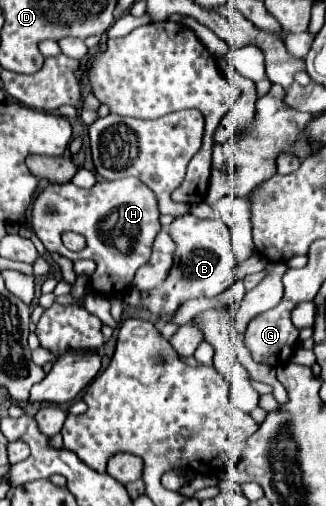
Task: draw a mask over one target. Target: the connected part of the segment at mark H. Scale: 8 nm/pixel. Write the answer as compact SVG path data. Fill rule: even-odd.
M121 178L121 180L101 180L97 182L91 190L83 190L77 188L75 184L49 184L45 188L39 190L39 194L33 200L31 206L31 226L35 230L35 234L39 236L39 240L43 242L43 246L53 254L61 254L69 260L79 260L79 258L91 258L95 260L97 268L89 278L89 290L93 294L101 294L103 298L125 298L133 286L133 278L135 272L145 266L149 262L151 256L151 244L153 238L157 236L157 232L161 230L159 224L159 210L157 210L157 202L153 198L153 192L137 178ZM47 206L55 206L57 212L55 214L45 214ZM63 232L77 232L81 236L85 236L87 246L81 252L71 252L63 246L61 242L61 234Z

